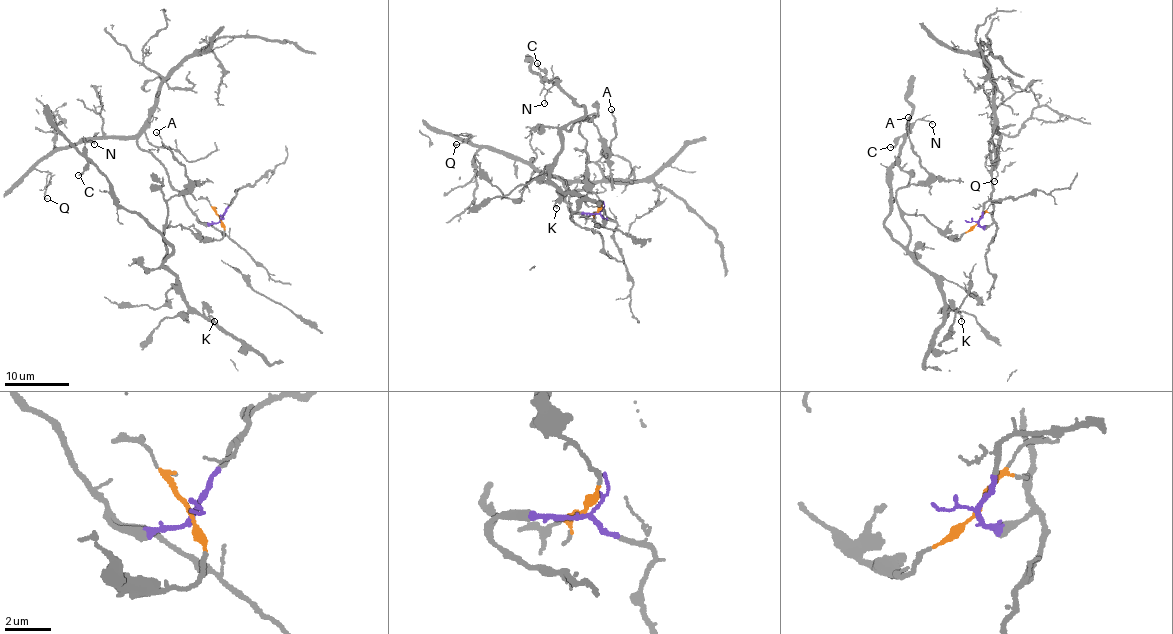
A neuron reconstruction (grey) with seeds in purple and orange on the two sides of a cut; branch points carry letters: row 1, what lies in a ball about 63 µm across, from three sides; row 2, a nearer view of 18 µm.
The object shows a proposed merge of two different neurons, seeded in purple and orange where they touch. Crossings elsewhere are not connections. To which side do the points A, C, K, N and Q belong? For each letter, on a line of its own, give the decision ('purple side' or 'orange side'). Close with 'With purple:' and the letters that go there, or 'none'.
A: orange side
C: orange side
K: orange side
N: orange side
Q: purple side
With purple: Q

